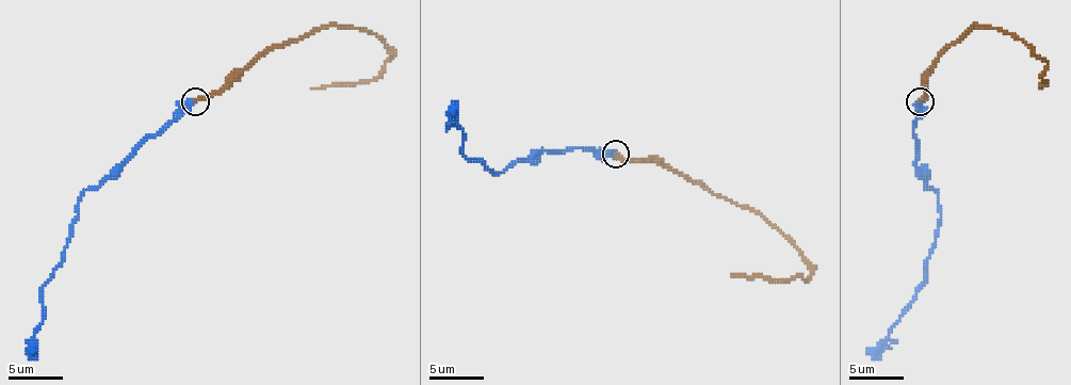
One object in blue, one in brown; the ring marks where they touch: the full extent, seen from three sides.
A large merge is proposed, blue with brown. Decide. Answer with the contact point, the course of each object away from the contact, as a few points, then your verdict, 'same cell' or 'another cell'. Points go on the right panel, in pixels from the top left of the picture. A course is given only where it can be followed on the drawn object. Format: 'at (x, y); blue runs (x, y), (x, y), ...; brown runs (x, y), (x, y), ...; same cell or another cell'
at (920, 101); blue runs (919, 101), (913, 134), (915, 171), (938, 195), (941, 220), (927, 263), (927, 279), (872, 359); brown runs (919, 101), (924, 96), (924, 75), (946, 47), (976, 26), (1011, 33), (1042, 58), (1048, 69), (1039, 89); same cell

